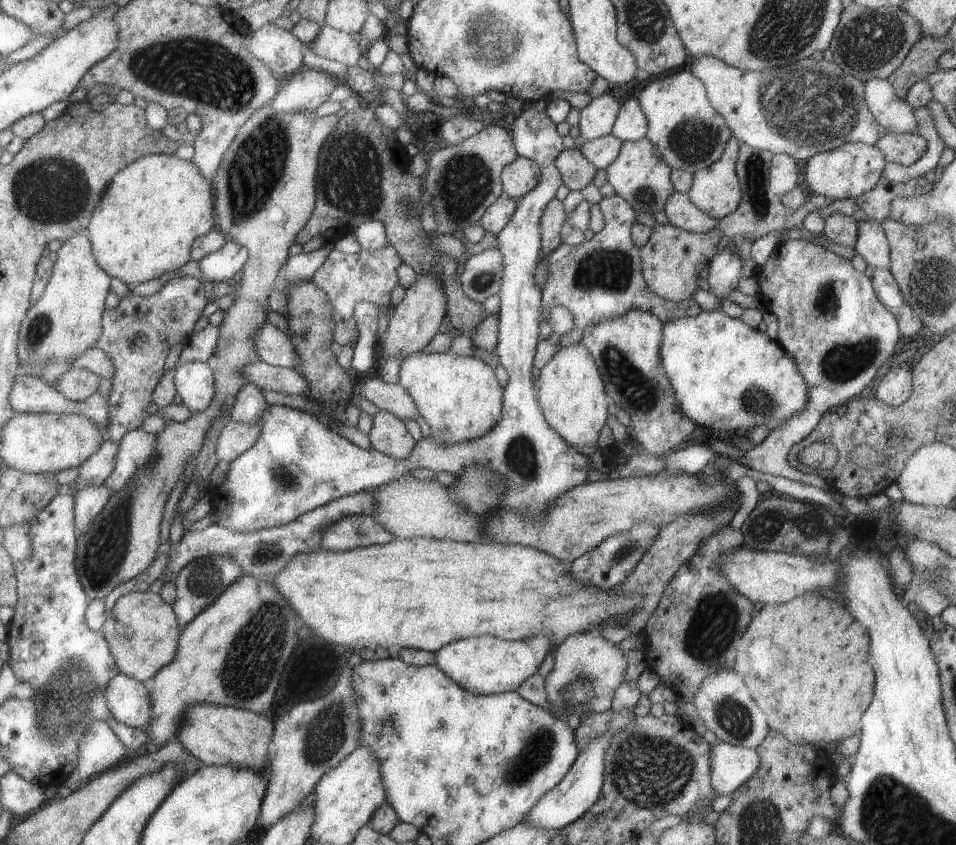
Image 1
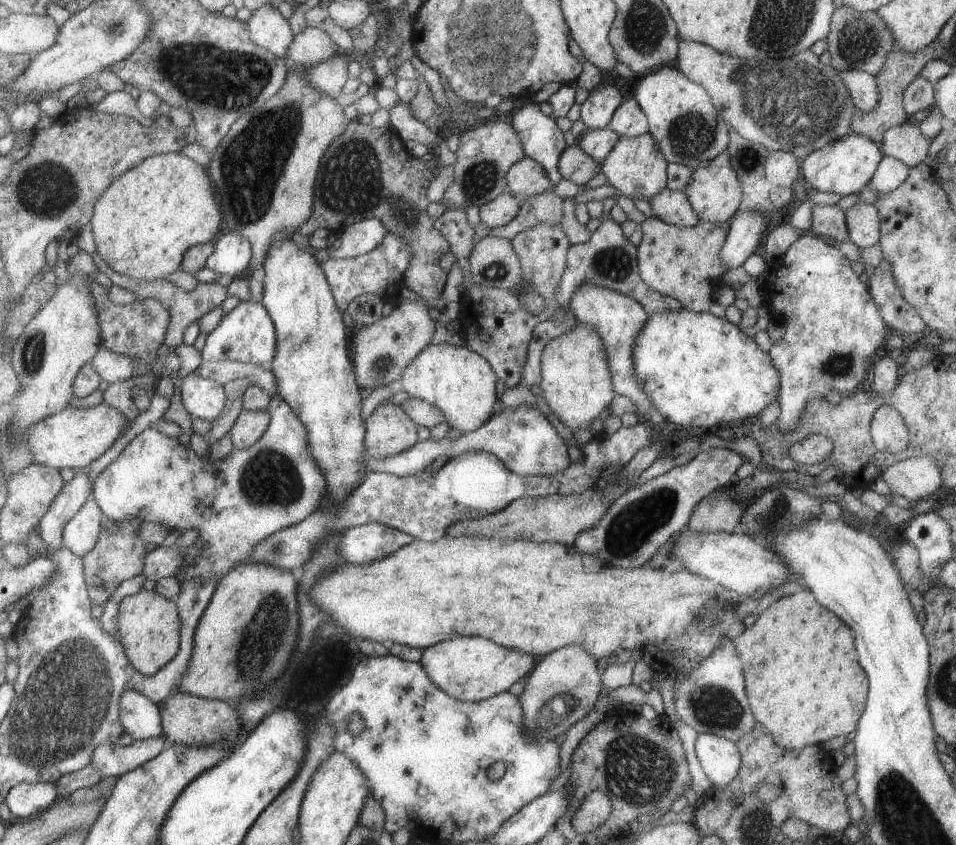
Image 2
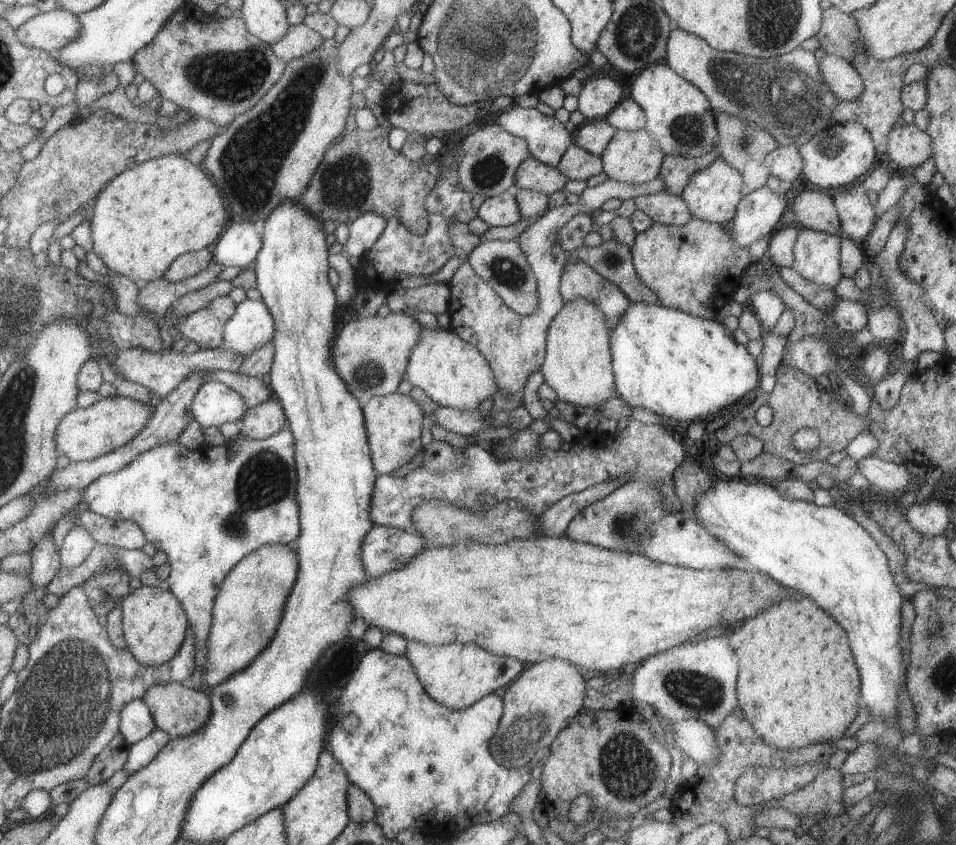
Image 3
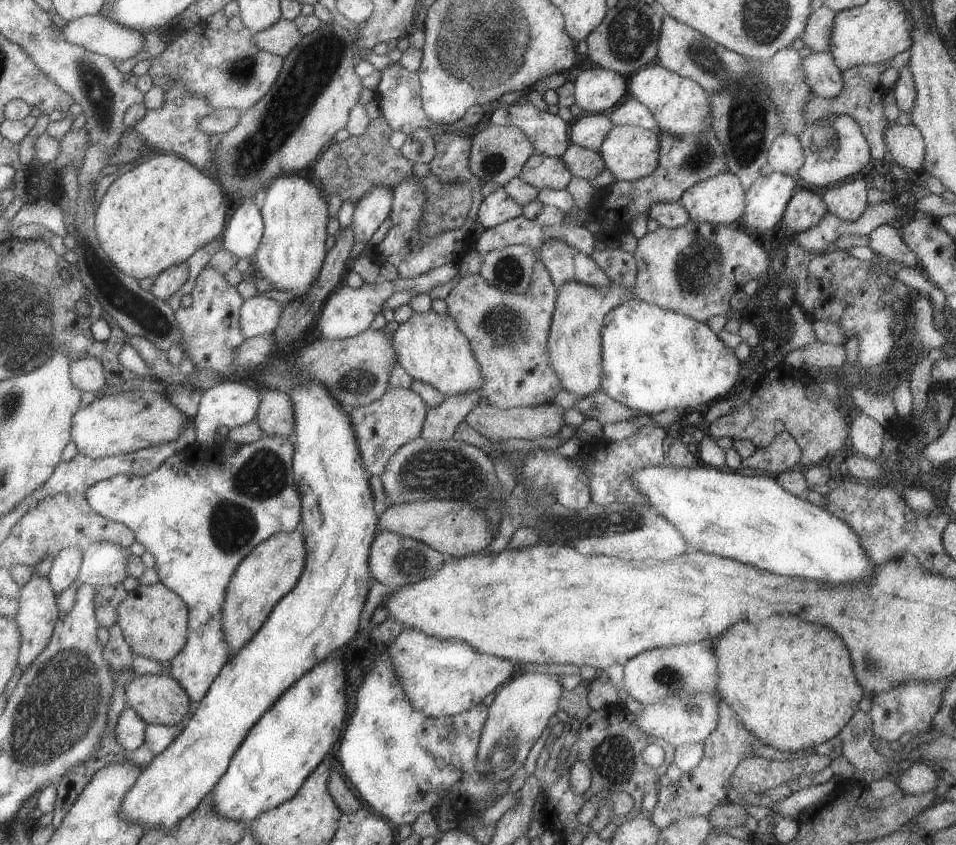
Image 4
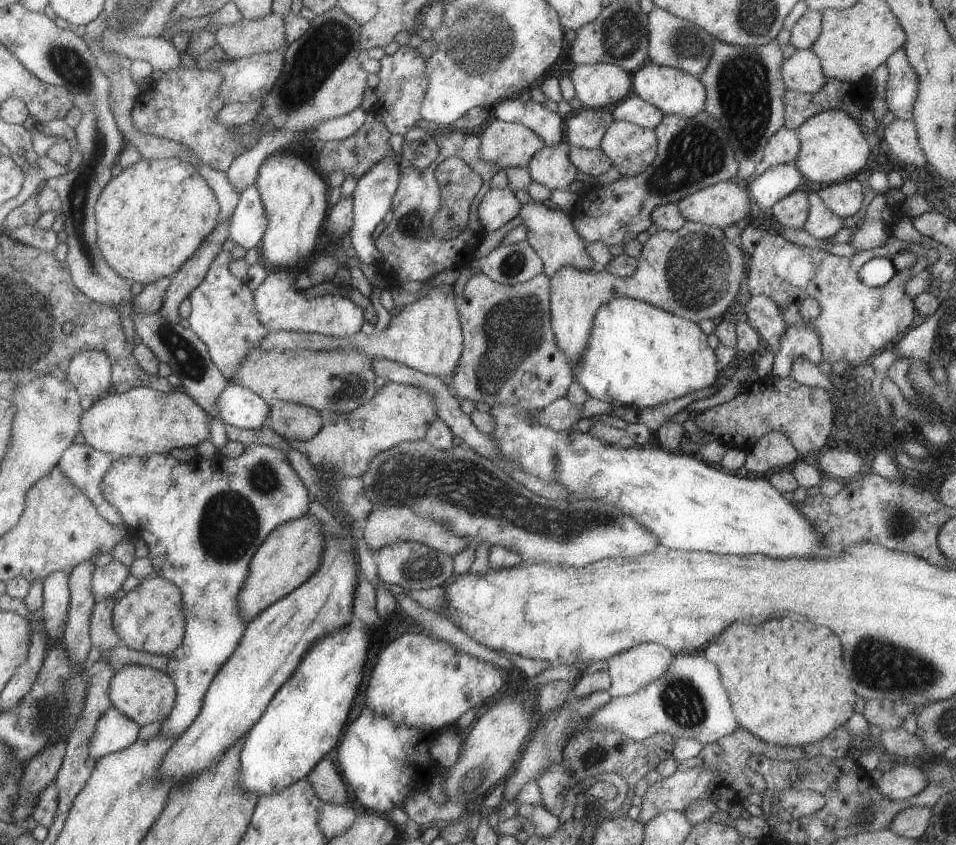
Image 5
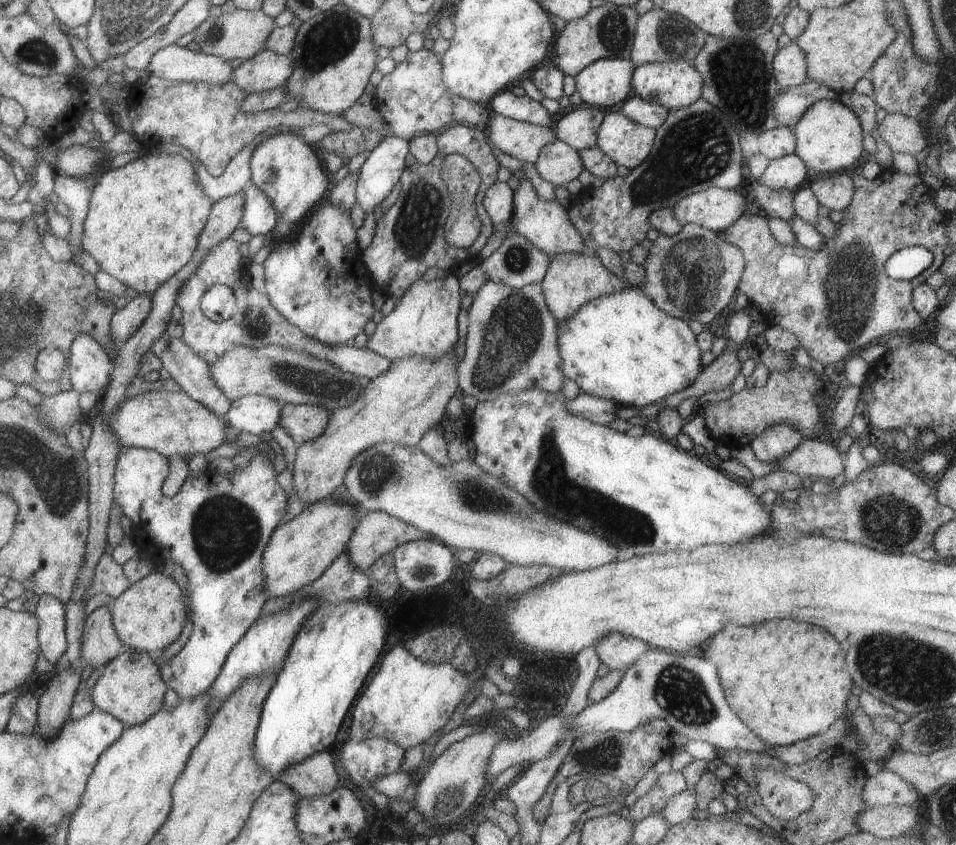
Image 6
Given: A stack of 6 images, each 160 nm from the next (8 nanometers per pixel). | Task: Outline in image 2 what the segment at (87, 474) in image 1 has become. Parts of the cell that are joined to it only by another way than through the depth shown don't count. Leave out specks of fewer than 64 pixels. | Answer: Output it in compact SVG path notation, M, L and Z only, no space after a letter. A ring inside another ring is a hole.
M88 467L75 470L68 482L63 482L61 491L53 498L45 515L39 520L37 534L47 550L59 550L65 524L75 516L79 508L91 498L93 480L87 476Z

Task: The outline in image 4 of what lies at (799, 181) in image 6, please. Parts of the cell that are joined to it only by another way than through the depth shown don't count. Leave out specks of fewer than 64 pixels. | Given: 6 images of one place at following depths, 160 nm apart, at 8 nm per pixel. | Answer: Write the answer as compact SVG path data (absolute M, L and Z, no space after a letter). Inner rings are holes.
M772 171L769 175L759 175L751 186L745 191L746 205L738 224L741 228L755 228L757 230L765 230L775 226L782 217L784 206L789 202L791 195L796 191L795 177Z

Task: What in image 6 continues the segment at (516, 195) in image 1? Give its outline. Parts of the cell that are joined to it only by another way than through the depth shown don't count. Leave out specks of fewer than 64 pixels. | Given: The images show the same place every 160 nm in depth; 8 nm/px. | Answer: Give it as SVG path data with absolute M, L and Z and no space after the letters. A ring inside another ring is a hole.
M559 139L539 150L534 167L543 180L554 186L565 186L584 170L578 151Z

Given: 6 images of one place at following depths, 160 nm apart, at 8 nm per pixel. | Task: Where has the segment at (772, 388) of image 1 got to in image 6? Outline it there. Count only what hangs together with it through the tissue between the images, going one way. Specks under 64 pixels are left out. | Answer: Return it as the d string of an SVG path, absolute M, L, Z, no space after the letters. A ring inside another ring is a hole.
M635 287L589 299L569 318L556 322L556 345L560 369L565 377L575 381L581 392L612 401L621 408L634 407L638 410L650 403L661 402L679 390L684 392L693 385L702 370L702 354L687 322L659 310Z

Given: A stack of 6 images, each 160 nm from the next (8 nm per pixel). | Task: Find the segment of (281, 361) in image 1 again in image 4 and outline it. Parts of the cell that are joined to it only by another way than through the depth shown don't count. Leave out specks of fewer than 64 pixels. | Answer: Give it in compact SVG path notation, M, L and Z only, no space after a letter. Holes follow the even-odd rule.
M256 293L242 302L239 309L240 331L244 338L272 333L279 322L279 302Z

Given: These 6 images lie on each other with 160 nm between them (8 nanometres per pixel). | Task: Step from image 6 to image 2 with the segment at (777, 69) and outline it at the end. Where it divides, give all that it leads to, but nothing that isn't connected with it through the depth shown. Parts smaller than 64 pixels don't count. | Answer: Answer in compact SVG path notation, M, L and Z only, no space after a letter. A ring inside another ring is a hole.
M855 69L835 71L835 74L847 89L854 107L869 113L878 101L874 76Z

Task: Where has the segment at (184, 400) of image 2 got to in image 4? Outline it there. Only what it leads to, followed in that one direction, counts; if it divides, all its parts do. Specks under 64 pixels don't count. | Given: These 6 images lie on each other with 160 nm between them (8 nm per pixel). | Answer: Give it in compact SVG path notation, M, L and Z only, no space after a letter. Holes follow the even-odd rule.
M225 379L199 393L200 400L197 412L191 420L193 420L196 430L194 443L197 443L203 450L215 445L214 435L217 427L226 426L228 429L233 429L256 419L261 391L257 388L250 388L239 382L239 379Z

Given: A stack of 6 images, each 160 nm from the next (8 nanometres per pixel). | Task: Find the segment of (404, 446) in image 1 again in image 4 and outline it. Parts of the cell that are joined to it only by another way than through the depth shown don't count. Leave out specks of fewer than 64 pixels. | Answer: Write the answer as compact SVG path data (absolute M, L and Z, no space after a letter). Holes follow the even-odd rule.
M388 386L379 398L368 405L345 410L354 430L360 461L368 476L379 476L395 450L408 440L420 436L427 409L423 399L411 389Z

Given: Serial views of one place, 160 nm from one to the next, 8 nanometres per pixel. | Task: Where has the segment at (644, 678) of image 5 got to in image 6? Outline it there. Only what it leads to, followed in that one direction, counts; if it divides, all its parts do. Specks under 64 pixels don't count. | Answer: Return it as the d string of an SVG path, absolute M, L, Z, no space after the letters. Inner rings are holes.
M617 631L609 632L594 645L600 663L611 669L625 670L634 663L649 646L642 640L623 636Z

